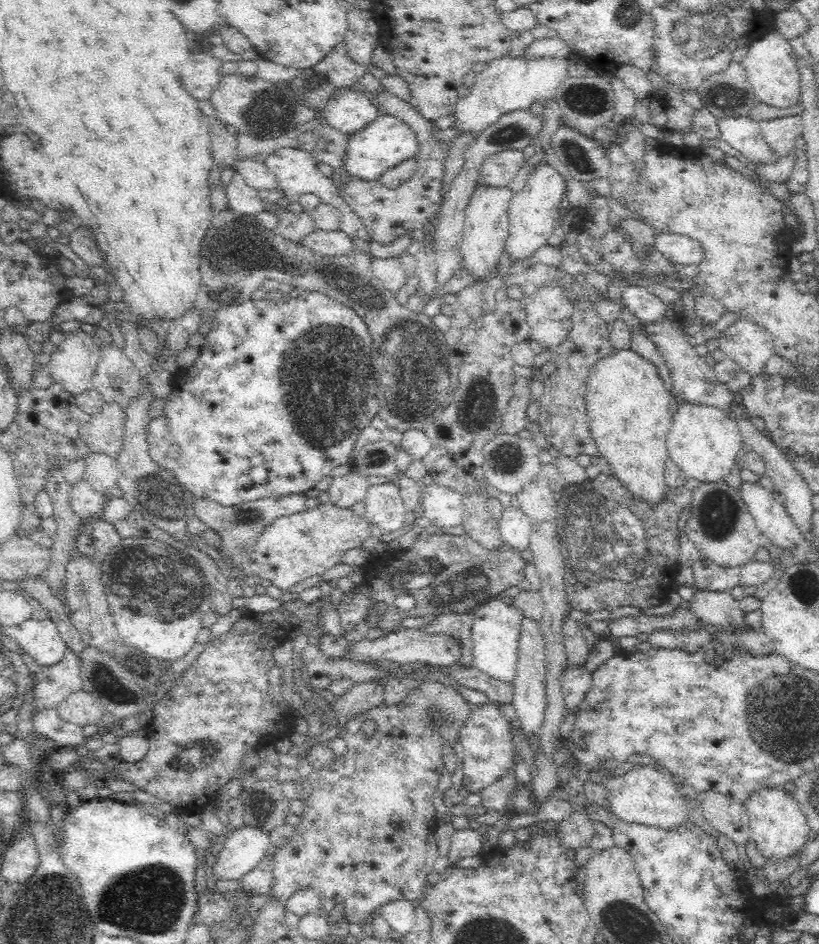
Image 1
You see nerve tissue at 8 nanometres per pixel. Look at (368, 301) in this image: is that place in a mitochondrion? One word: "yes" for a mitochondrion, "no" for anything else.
yes

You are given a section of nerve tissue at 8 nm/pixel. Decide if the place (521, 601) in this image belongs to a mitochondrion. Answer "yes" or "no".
no

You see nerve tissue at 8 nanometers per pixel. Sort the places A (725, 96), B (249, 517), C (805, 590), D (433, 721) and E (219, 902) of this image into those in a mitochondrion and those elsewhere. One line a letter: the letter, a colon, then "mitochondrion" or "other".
A: mitochondrion
B: mitochondrion
C: mitochondrion
D: mitochondrion
E: other

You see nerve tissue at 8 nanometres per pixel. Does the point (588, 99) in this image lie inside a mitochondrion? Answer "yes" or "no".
yes

